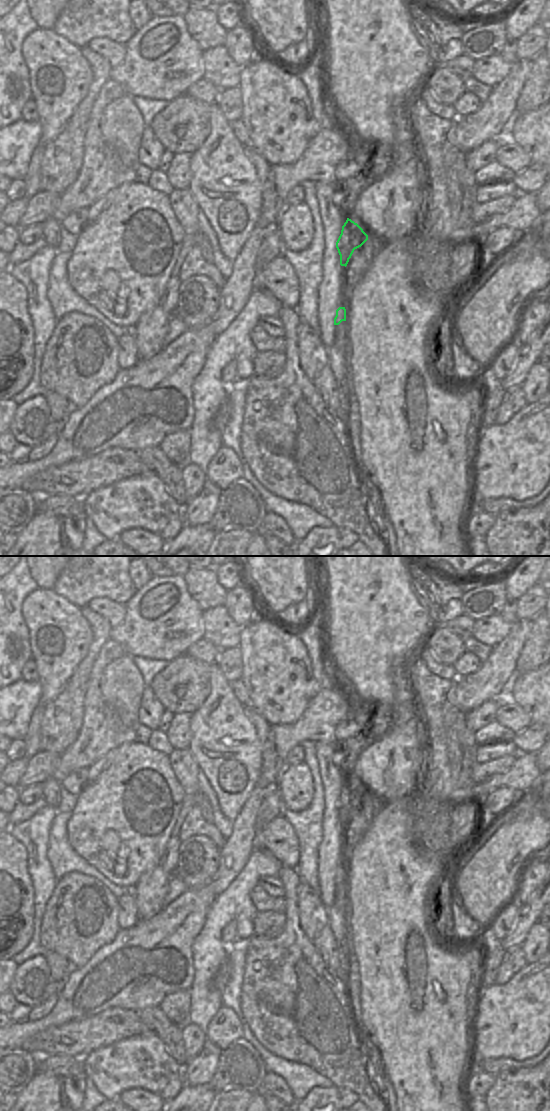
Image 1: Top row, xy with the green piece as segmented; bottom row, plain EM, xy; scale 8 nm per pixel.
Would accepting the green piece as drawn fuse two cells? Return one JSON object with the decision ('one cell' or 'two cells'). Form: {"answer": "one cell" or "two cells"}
{"answer": "two cells"}

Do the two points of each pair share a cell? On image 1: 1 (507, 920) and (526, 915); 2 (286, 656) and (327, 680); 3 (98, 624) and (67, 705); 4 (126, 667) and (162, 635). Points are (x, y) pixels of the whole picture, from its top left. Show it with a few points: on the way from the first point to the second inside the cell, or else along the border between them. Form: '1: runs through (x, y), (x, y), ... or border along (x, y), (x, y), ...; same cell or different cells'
1: border along (516, 901), (517, 913), (514, 923), (503, 939); different cells
2: border along (318, 678), (323, 685); different cells
3: runs through (96, 644), (76, 685); same cell
4: border along (126, 654), (131, 657); different cells

